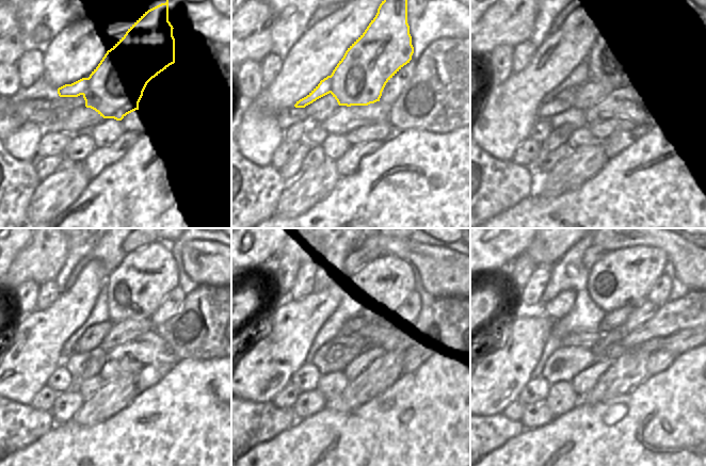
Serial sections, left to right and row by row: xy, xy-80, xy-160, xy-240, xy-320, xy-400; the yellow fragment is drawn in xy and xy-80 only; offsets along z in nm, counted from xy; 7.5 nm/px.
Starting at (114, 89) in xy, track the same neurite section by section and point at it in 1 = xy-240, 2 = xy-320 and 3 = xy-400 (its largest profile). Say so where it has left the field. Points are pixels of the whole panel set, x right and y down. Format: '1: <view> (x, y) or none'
1: xy-240 (135, 289)
2: xy-320 (374, 285)
3: xy-400 (623, 277)

